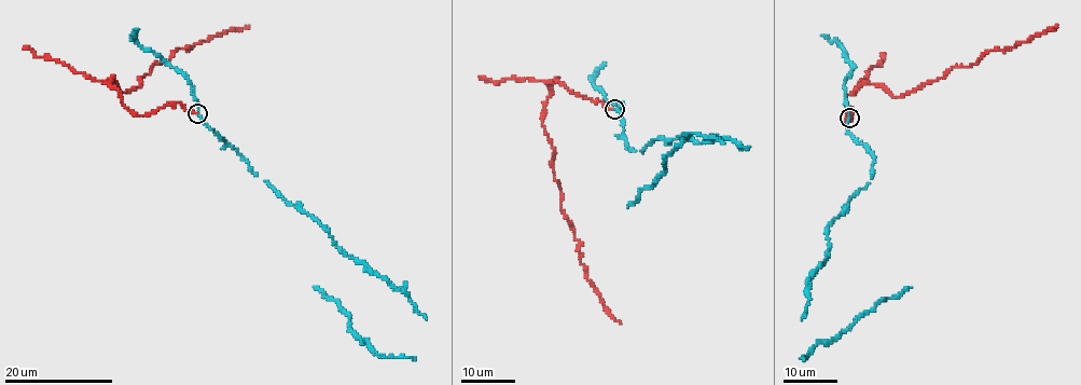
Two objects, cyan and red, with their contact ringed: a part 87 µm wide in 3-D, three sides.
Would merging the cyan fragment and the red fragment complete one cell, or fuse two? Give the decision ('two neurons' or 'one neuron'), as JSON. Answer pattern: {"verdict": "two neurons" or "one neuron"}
{"verdict": "two neurons"}

